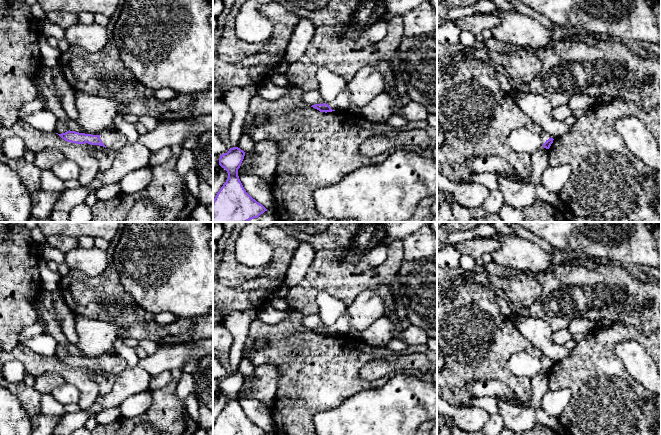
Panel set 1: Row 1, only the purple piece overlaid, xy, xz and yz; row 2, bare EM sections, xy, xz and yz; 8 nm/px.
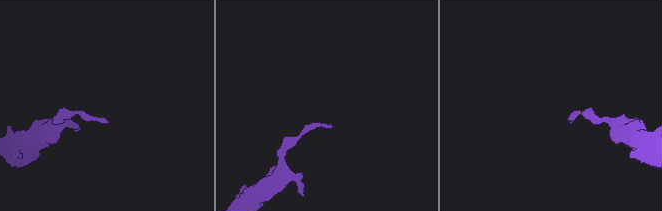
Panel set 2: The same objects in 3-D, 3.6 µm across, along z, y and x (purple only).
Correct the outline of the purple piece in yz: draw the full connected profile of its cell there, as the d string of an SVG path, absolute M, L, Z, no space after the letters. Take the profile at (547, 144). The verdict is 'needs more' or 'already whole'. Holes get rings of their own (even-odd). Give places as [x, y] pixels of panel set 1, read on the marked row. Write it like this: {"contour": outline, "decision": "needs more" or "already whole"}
{"contour": "M542 131L540 133L541 136L541 144L544 148L549 149L551 144L553 143L553 138L546 132Z", "decision": "needs more"}

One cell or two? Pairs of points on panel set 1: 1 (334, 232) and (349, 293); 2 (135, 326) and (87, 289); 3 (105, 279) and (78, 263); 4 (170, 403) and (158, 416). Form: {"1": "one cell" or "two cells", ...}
{"1": "one cell", "2": "one cell", "3": "two cells", "4": "one cell"}

